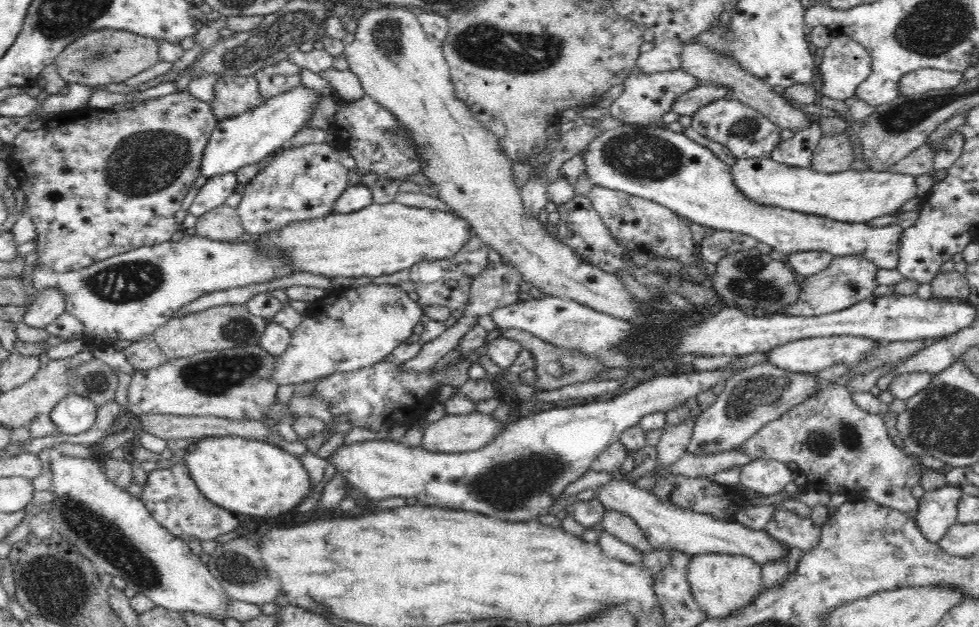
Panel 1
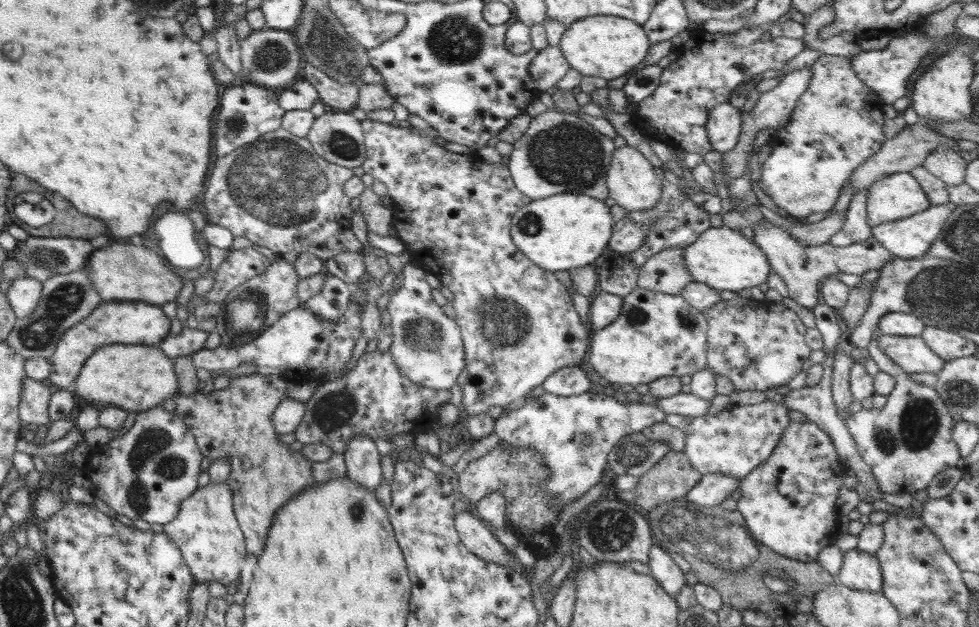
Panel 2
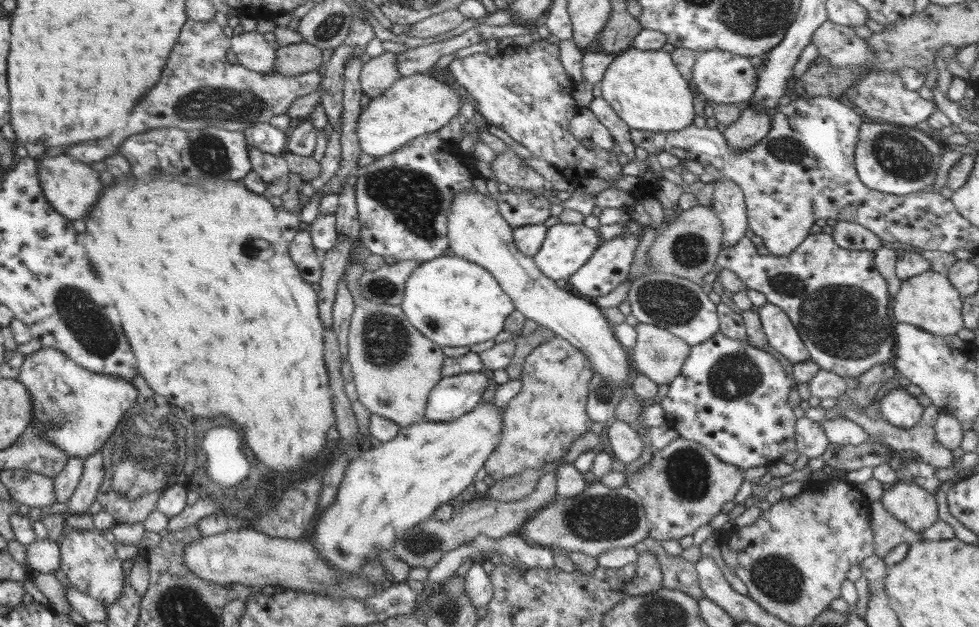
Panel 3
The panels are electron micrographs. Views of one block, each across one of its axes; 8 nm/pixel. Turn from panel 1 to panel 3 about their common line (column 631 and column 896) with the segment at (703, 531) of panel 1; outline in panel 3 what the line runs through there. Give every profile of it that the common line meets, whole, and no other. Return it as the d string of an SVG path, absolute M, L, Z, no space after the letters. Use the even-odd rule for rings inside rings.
M897 481L890 490L883 492L880 500L894 517L918 534L938 520L935 494L918 484Z

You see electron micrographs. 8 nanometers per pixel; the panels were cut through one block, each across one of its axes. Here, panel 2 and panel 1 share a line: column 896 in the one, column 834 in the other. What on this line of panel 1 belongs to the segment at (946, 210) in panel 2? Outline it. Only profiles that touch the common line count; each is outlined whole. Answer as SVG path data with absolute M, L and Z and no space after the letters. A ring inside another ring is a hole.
M624 124L619 128L602 132L580 153L584 153L584 174L586 173L589 177L592 185L619 190L657 202L680 216L686 216L696 224L747 234L757 241L768 244L772 250L785 255L796 251L822 250L833 254L834 257L858 255L868 259L878 269L897 269L899 240L903 233L903 229L898 224L876 227L869 226L867 223L842 222L825 216L797 213L790 209L756 204L736 188L731 167L726 165L710 149L685 136L683 131L672 132L672 130L664 130L662 127L646 128L645 126Z

